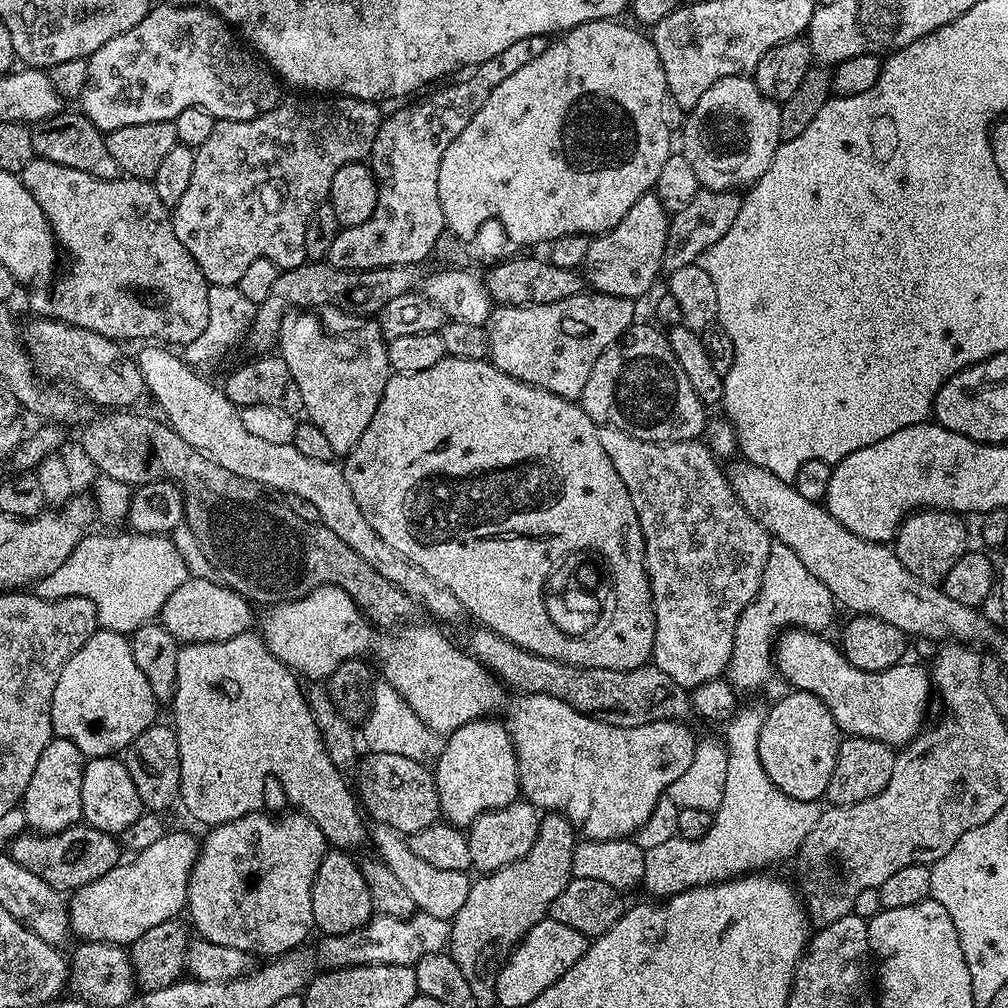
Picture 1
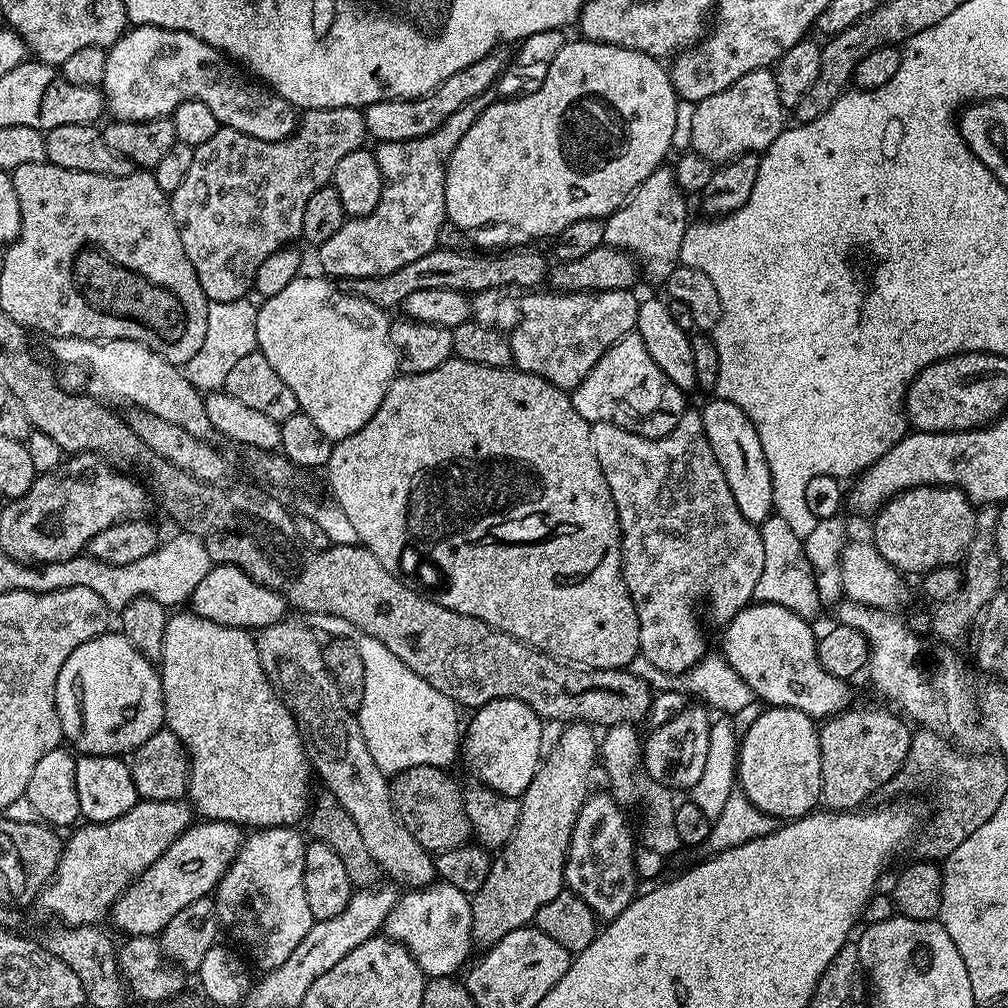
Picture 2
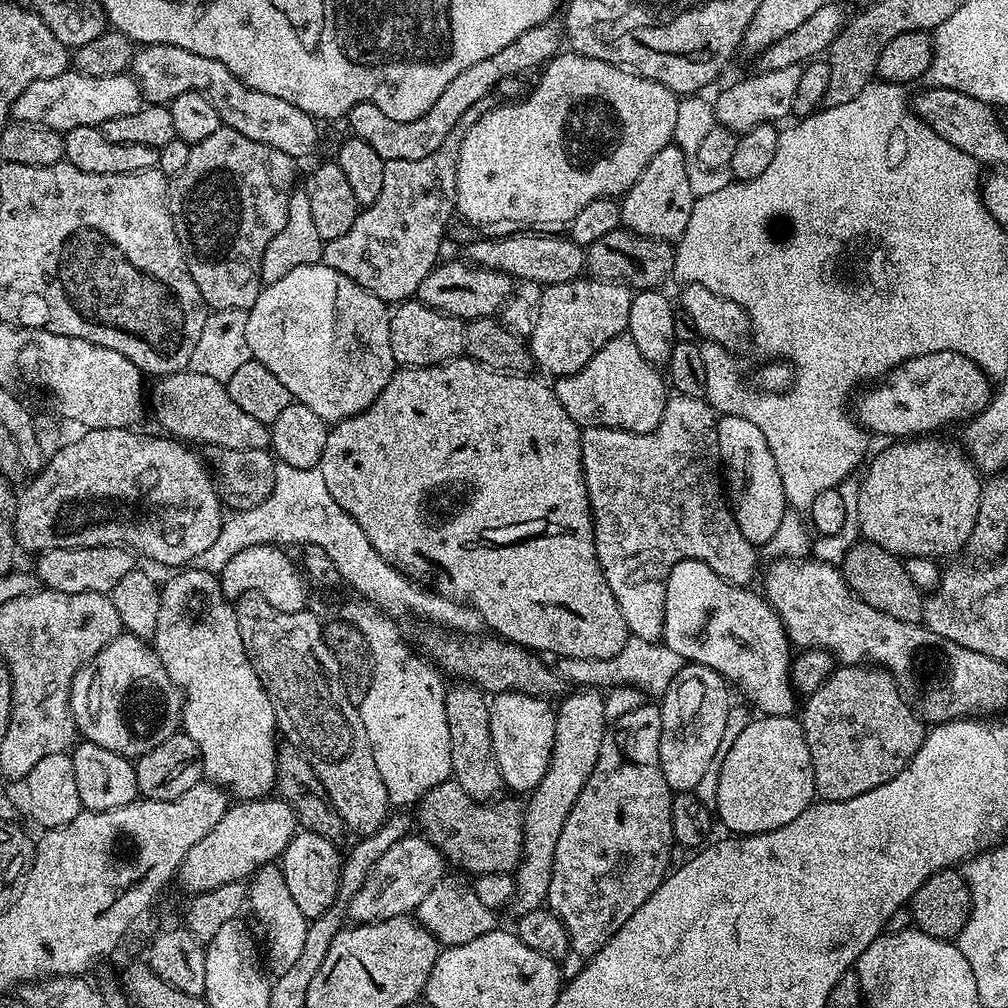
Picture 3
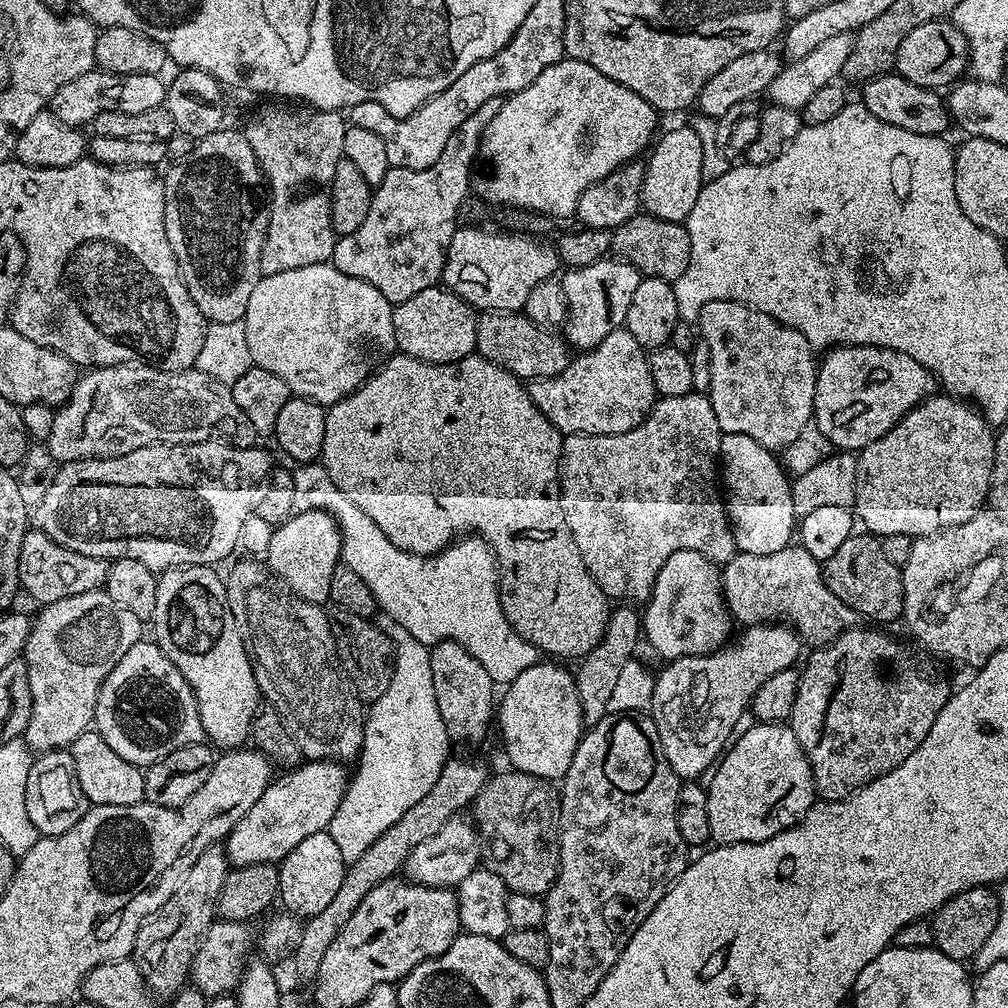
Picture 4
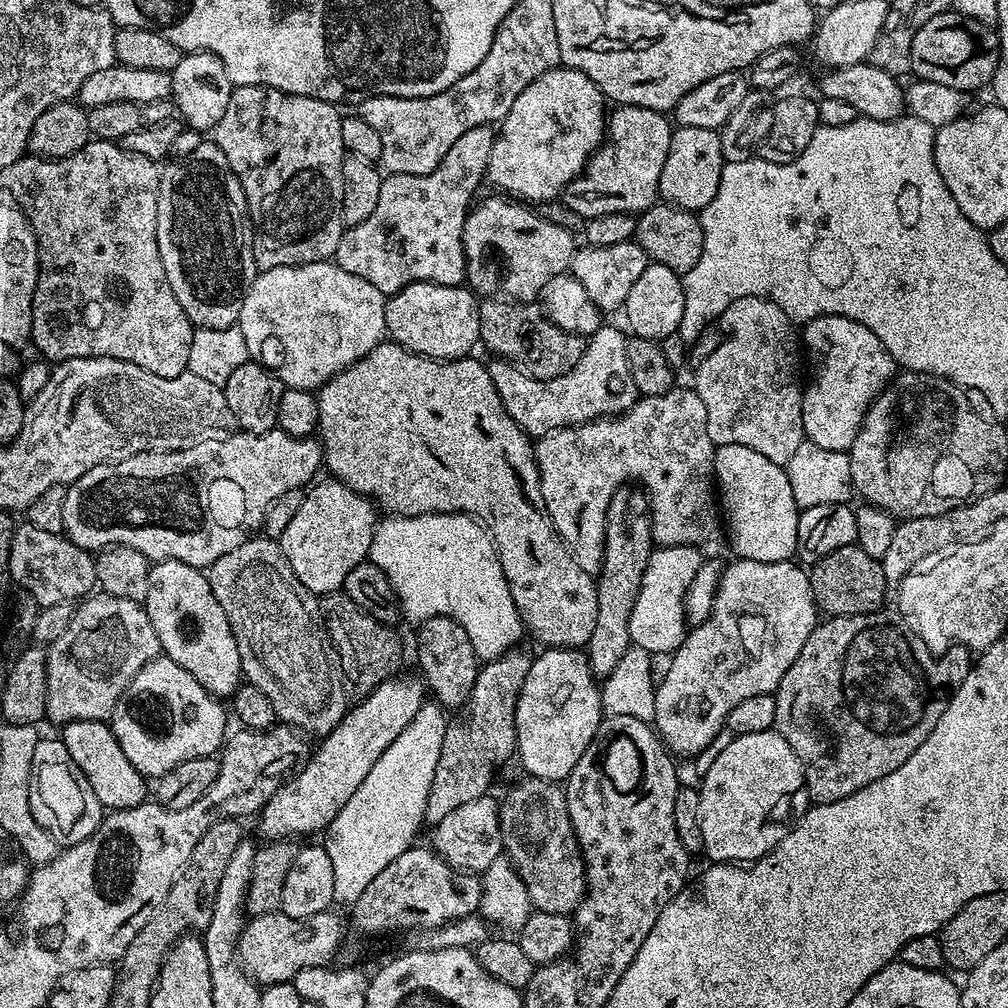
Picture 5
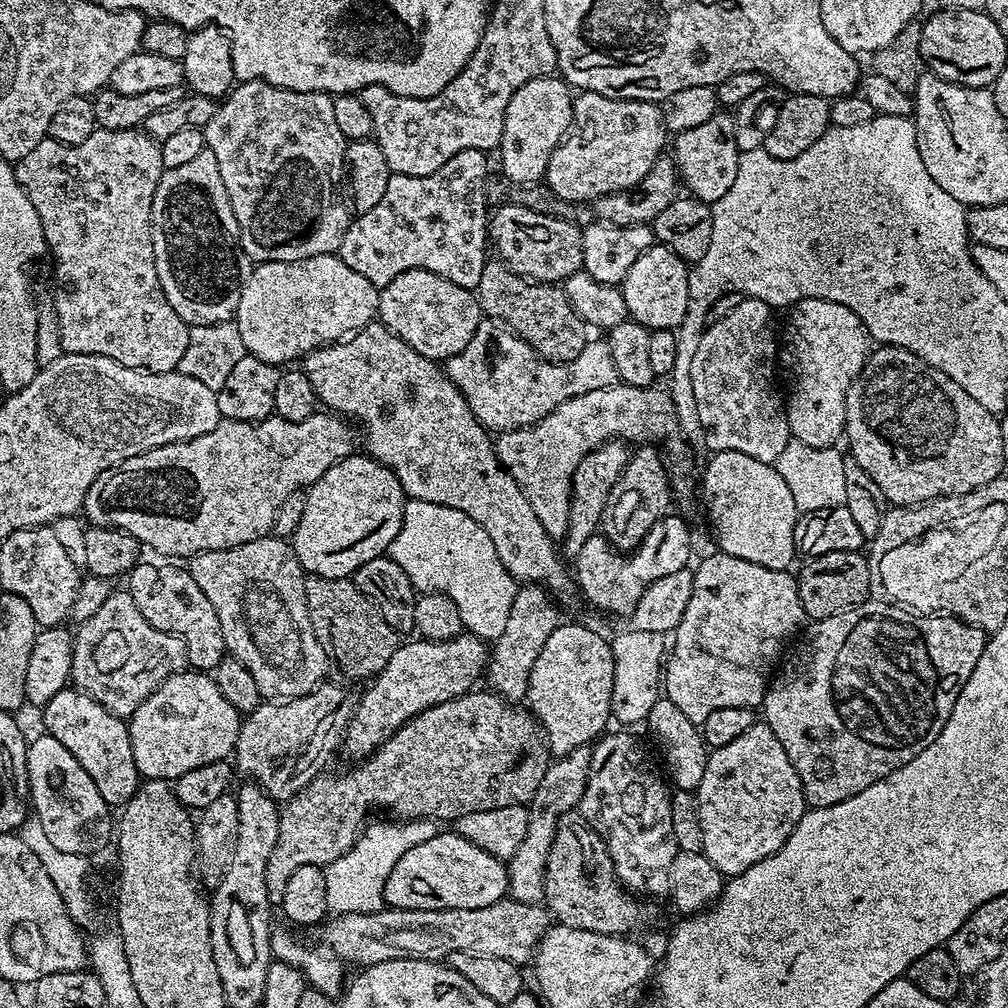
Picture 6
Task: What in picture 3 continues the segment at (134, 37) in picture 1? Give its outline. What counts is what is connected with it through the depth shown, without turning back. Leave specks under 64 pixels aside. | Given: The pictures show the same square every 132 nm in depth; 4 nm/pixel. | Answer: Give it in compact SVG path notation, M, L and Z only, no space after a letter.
M146 44L135 49L130 72L139 82L140 93L147 103L171 105L178 94L200 92L218 110L223 127L238 130L238 134L246 134L254 142L274 146L282 154L303 158L315 150L320 140L321 125L316 117L298 110L286 98L274 98L274 94L246 86L214 58L169 44Z

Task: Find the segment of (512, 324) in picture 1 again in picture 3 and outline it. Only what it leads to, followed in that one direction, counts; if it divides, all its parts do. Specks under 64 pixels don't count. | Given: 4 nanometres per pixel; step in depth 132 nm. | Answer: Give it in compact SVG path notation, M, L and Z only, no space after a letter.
M577 278L561 284L549 284L540 293L536 325L528 340L528 348L537 369L549 372L552 378L569 376L586 366L606 342L623 336L630 322L633 289L609 280Z

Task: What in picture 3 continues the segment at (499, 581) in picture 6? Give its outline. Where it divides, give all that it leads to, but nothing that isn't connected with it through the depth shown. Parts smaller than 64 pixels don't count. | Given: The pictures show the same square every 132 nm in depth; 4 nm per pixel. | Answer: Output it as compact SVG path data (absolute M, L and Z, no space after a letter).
M277 463L274 490L270 498L245 512L233 511L225 515L224 527L220 529L210 550L202 550L198 566L207 572L219 574L226 562L230 562L230 558L238 554L238 550L259 544L322 546L340 571L343 581L358 591L355 593L381 609L413 612L424 620L441 624L444 627L441 629L451 630L456 634L472 634L481 627L480 615L473 608L417 586L395 564L386 562L382 554L378 554L378 550L370 546L370 538L362 534L362 526L358 526L358 522L354 522L354 518L350 518L350 514L346 514L346 510L342 510L342 506L338 506L334 498L330 498L330 490L326 490L326 478L322 478L319 467L299 468Z

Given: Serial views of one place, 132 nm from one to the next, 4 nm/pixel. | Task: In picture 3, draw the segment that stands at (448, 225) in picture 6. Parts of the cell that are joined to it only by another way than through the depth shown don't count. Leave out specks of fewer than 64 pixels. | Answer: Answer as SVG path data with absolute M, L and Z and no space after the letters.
M488 98L474 102L474 106L458 118L446 142L442 142L434 154L426 154L426 158L385 160L382 194L361 210L354 226L350 226L342 238L325 243L322 263L385 302L403 302L415 297L422 278L426 278L441 259L440 243L445 243L448 222L456 212L456 167L462 142L470 126L492 107L493 101Z

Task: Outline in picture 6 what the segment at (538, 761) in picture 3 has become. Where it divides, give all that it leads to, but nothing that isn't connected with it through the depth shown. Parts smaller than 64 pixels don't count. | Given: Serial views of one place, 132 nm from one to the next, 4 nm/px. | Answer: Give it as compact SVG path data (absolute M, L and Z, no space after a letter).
M561 622L534 661L526 697L527 711L542 729L546 747L553 757L570 755L579 747L591 745L609 727L613 686L611 643L592 628Z

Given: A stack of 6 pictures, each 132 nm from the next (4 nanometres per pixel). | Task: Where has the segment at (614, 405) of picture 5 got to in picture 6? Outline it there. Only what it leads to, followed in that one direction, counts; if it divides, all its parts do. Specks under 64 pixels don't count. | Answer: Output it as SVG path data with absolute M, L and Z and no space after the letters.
M487 318L481 319L474 338L470 338L466 350L447 360L446 371L454 386L458 386L458 390L466 398L478 423L489 430L531 428L533 424L539 424L542 418L546 418L567 400L586 394L590 390L605 388L617 383L618 380L607 339L589 339L586 350L582 350L582 354L578 354L578 358L574 358L569 364L549 364L547 360L540 359L526 341L497 324L495 320Z

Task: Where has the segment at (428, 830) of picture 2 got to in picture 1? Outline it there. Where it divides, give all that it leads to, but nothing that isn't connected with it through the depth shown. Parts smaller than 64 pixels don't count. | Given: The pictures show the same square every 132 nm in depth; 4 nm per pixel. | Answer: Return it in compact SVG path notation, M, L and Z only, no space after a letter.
M368 752L365 757L355 765L354 792L363 811L375 823L390 826L401 834L411 834L426 830L426 826L441 819L436 777L427 763L402 754Z

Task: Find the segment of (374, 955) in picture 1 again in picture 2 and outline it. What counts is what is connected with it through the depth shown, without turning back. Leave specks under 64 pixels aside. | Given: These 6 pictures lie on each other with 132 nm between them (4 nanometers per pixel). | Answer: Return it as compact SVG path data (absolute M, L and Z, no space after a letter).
M433 882L427 888L413 888L405 893L405 896L404 893L397 895L394 910L390 910L384 922L383 935L401 944L412 955L414 962L418 962L425 977L455 977L459 968L463 969L473 955L472 901L469 893L464 888L443 882Z

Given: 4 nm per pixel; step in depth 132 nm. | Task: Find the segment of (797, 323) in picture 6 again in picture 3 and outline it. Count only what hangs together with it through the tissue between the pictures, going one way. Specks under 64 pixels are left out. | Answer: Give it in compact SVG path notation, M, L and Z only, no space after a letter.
M938 350L934 354L922 354L918 358L910 358L906 362L902 362L897 368L891 368L888 371L887 376L883 377L875 386L869 387L872 388L869 392L864 392L858 399L855 401L854 404L854 416L857 421L869 433L877 432L880 436L892 436L888 438L919 438L925 434L936 434L939 433L941 430L940 427L943 424L952 424L955 420L961 420L961 422L967 421L969 418L975 418L979 412L987 406L989 402L991 402L992 397L994 395L994 384L993 381L984 373L979 363L971 355L962 353L962 352L951 352L950 350Z

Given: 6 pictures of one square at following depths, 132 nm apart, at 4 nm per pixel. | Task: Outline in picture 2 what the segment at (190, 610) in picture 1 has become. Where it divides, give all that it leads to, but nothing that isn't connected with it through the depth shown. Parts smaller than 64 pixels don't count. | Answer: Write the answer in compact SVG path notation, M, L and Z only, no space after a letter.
M213 564L211 570L194 586L190 597L191 611L197 616L218 622L218 626L230 626L245 630L269 628L271 624L281 623L285 619L286 601L274 590L254 582L238 566Z

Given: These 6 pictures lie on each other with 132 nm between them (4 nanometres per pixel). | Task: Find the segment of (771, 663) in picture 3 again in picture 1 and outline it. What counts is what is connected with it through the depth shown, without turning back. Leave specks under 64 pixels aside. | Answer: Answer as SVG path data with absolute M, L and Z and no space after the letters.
M793 628L780 633L774 649L774 668L795 691L809 692L834 714L841 733L903 746L925 727L928 699L934 696L932 677L927 667L901 662L881 672L858 670L850 666L843 651L823 635Z

